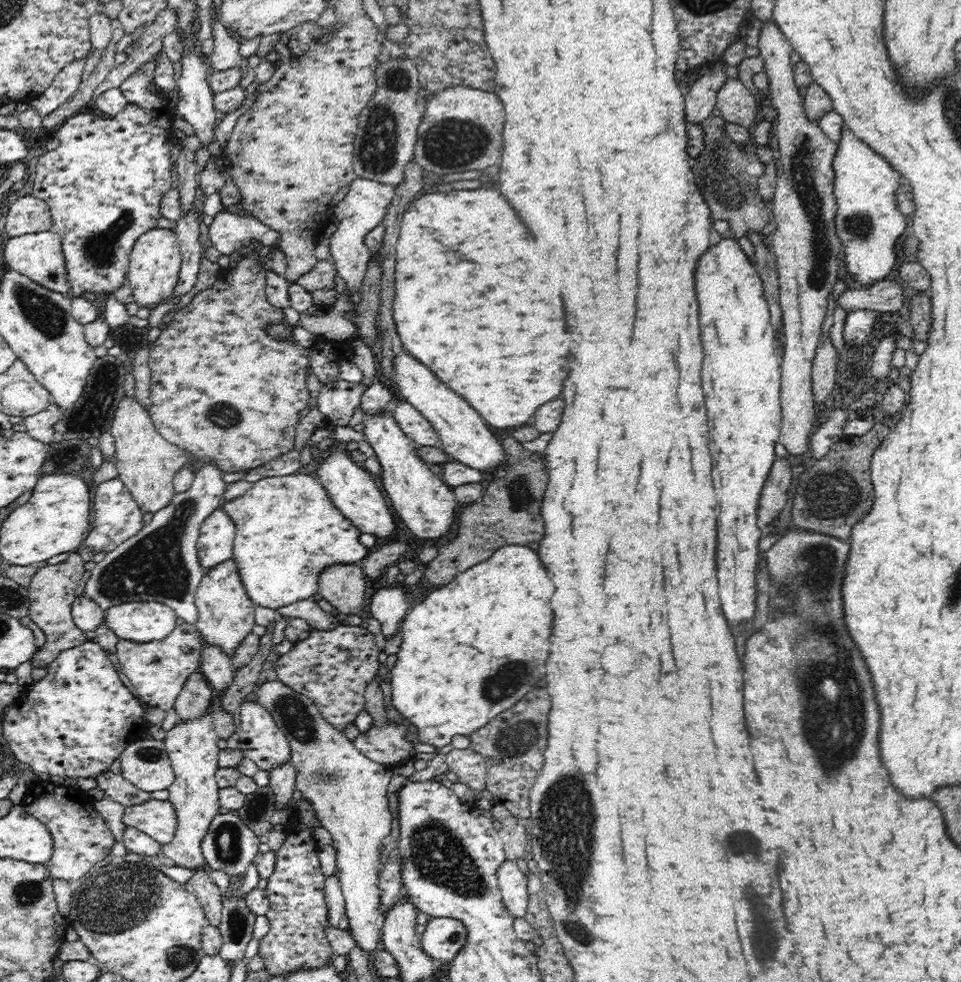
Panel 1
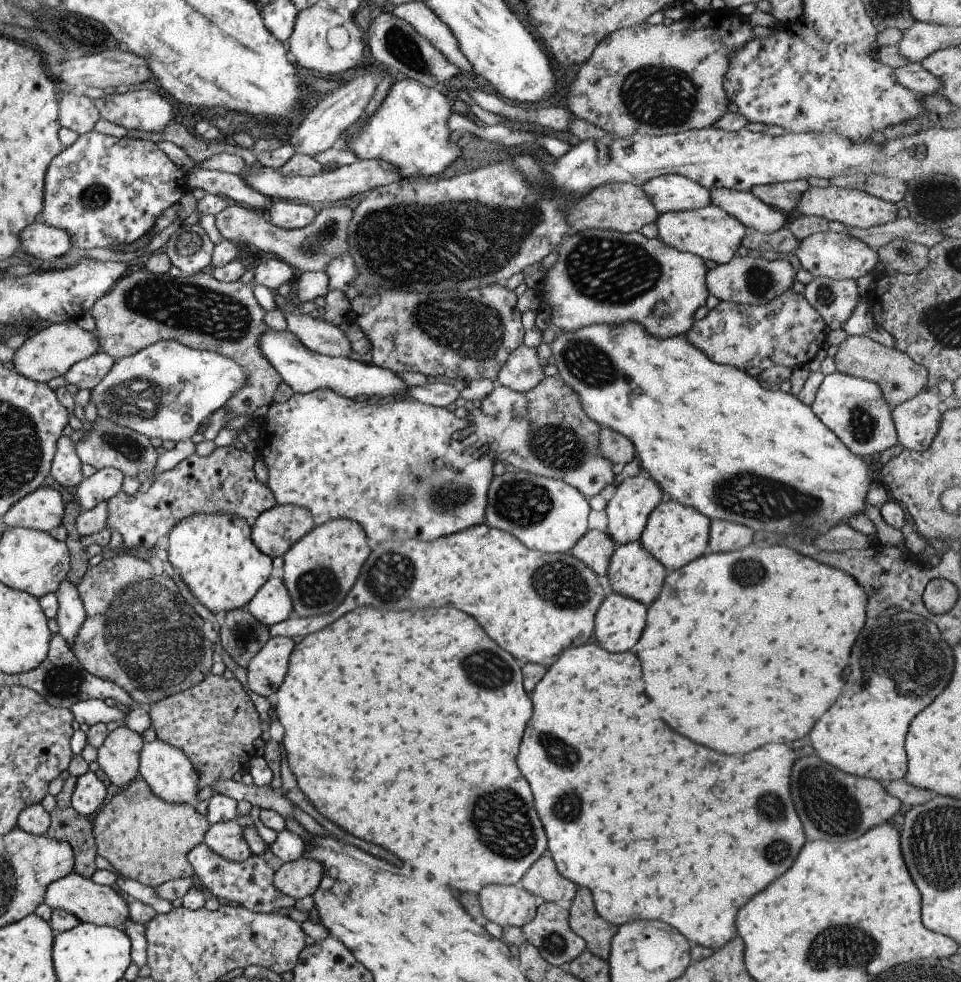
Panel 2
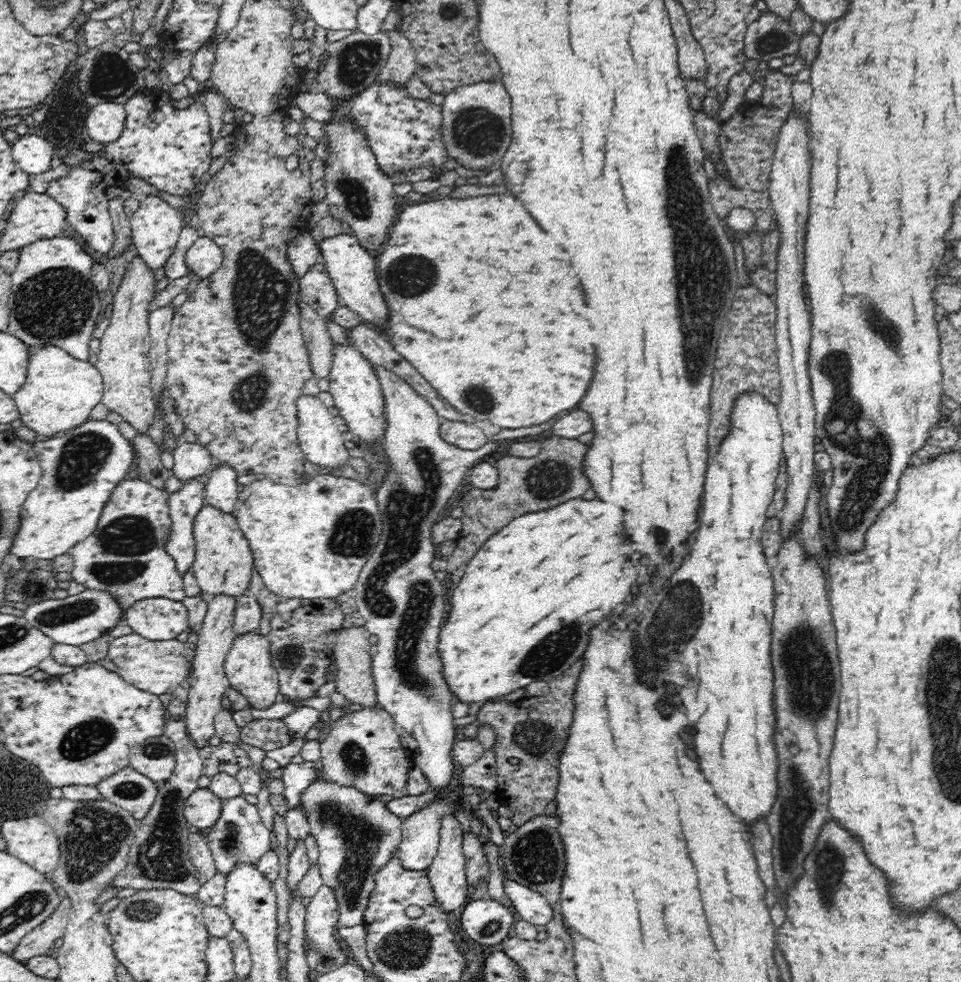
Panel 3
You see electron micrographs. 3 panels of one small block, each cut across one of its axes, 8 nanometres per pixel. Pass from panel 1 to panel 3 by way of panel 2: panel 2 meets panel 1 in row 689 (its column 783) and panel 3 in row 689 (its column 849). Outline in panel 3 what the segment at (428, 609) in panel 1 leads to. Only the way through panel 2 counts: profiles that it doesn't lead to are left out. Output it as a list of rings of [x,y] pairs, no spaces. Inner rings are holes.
[[[580,497],[570,498],[562,504],[540,510],[540,512],[530,512],[518,516],[503,526],[494,536],[491,536],[470,559],[463,577],[457,583],[456,590],[452,592],[452,610],[440,632],[438,652],[442,659],[442,674],[446,677],[446,684],[450,685],[457,700],[470,702],[470,704],[480,702],[480,700],[488,702],[489,698],[525,687],[530,682],[536,682],[536,680],[548,682],[566,672],[570,666],[575,665],[578,659],[582,659],[582,654],[586,652],[586,648],[590,644],[590,630],[596,628],[610,614],[614,614],[618,604],[624,604],[626,598],[632,598],[630,592],[634,588],[634,582],[637,582],[638,576],[640,576],[640,572],[628,564],[632,560],[632,554],[634,554],[634,550],[632,550],[628,526],[624,524],[624,510],[610,502],[586,500],[586,498]],[[534,630],[540,630],[540,644],[536,650],[534,650]]]

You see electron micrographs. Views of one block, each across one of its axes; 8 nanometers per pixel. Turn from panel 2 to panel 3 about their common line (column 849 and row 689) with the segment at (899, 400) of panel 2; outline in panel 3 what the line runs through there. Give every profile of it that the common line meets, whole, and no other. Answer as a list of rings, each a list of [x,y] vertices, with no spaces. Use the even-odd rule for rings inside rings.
[[[365,626],[340,629],[336,633],[332,652],[335,665],[335,690],[344,696],[348,703],[359,704],[360,708],[381,708],[376,698],[374,677],[370,657],[370,646],[373,637]]]

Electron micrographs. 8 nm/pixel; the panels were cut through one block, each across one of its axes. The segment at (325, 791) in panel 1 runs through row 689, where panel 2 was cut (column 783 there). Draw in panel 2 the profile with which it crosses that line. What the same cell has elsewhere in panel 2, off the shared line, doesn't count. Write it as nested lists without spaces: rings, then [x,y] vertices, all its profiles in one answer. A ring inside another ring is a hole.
[[[734,256],[729,262],[718,264],[715,268],[708,270],[705,274],[705,284],[709,294],[713,294],[719,301],[757,306],[791,290],[795,273],[795,268],[781,256],[774,260]]]

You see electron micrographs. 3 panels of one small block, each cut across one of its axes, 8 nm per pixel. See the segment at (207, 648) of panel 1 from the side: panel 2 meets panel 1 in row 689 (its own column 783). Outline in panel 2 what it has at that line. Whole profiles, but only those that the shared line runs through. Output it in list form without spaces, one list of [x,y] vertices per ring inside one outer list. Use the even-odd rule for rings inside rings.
[[[713,188],[709,190],[709,204],[731,214],[746,229],[757,233],[775,232],[787,224],[782,212],[769,208],[748,192]]]

